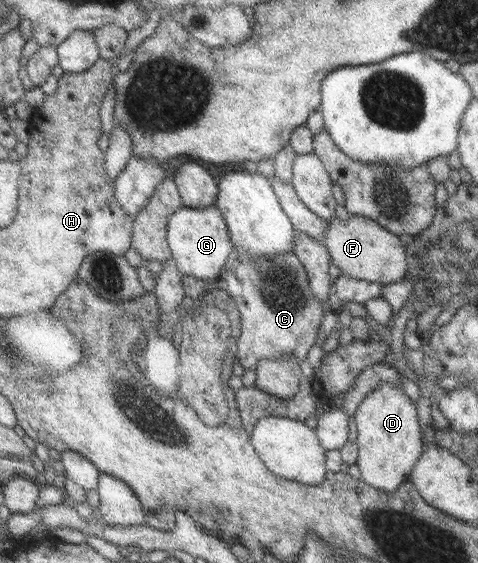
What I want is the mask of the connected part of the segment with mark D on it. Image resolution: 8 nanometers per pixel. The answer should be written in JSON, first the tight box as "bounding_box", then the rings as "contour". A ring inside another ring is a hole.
{"bounding_box":[352,383,424,492],"contour":[[[380,383],[356,406],[352,415],[356,424],[356,466],[362,483],[380,492],[393,492],[409,476],[410,469],[424,447],[412,403],[400,385]]]}

